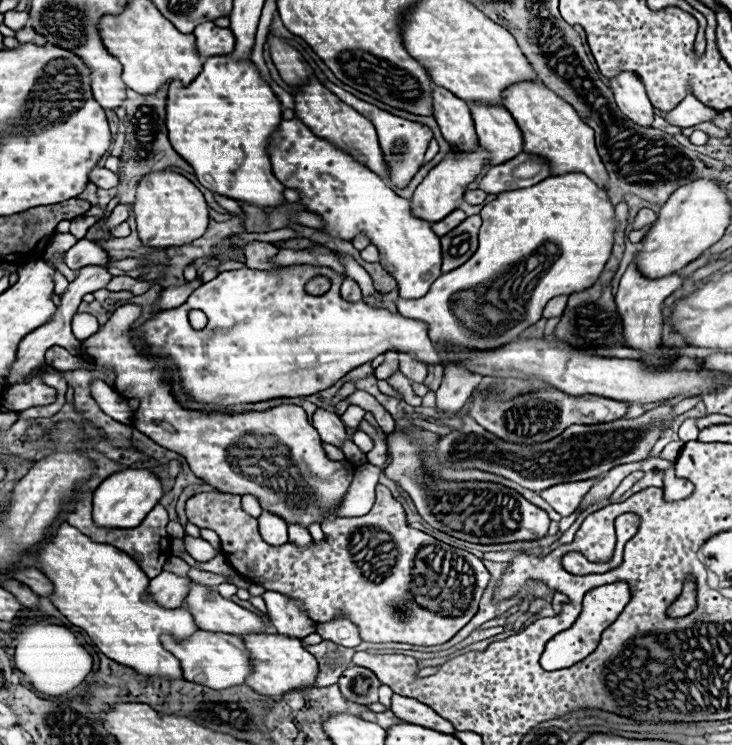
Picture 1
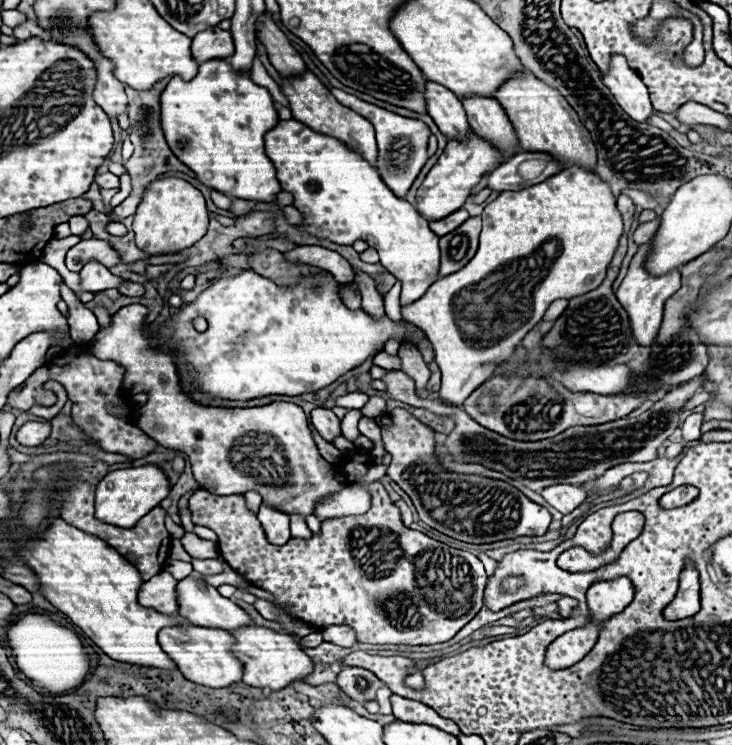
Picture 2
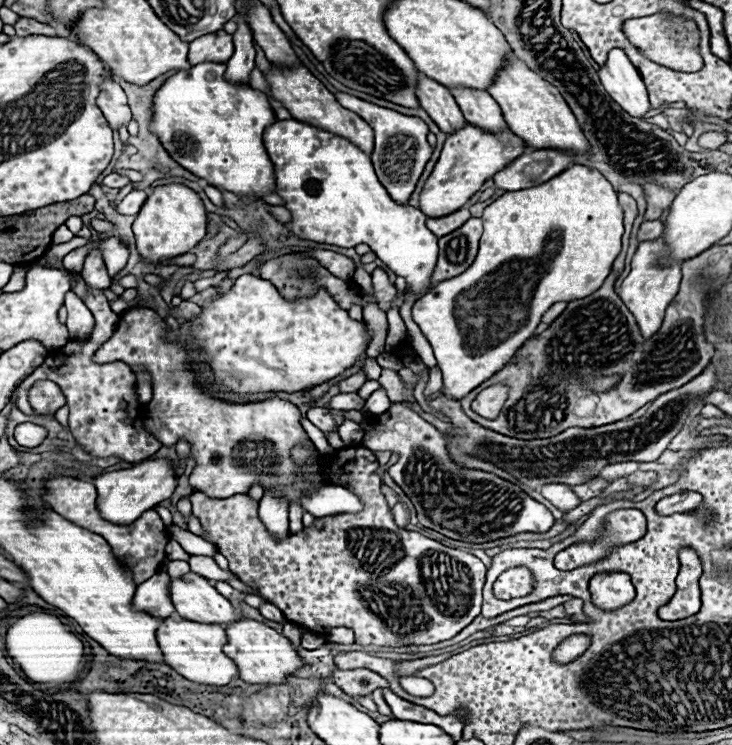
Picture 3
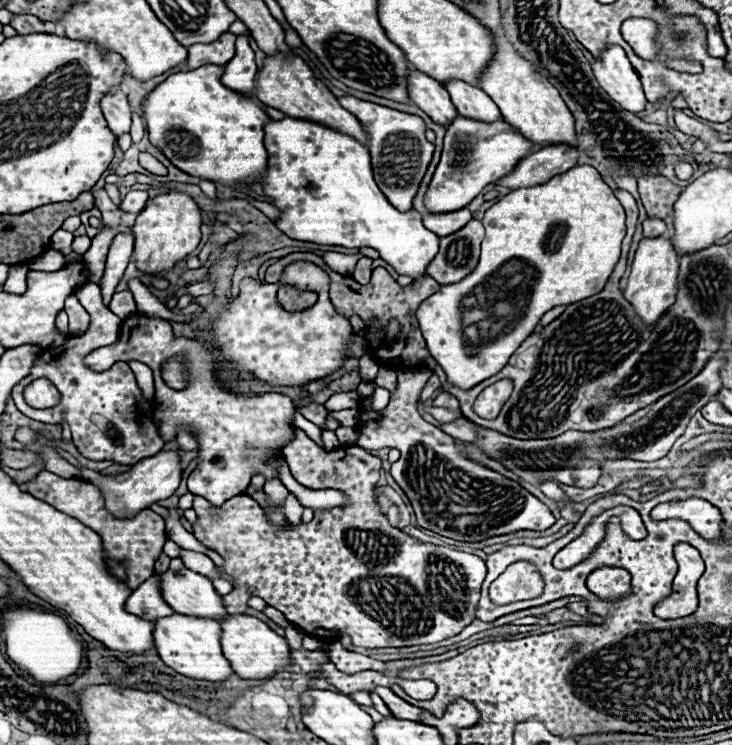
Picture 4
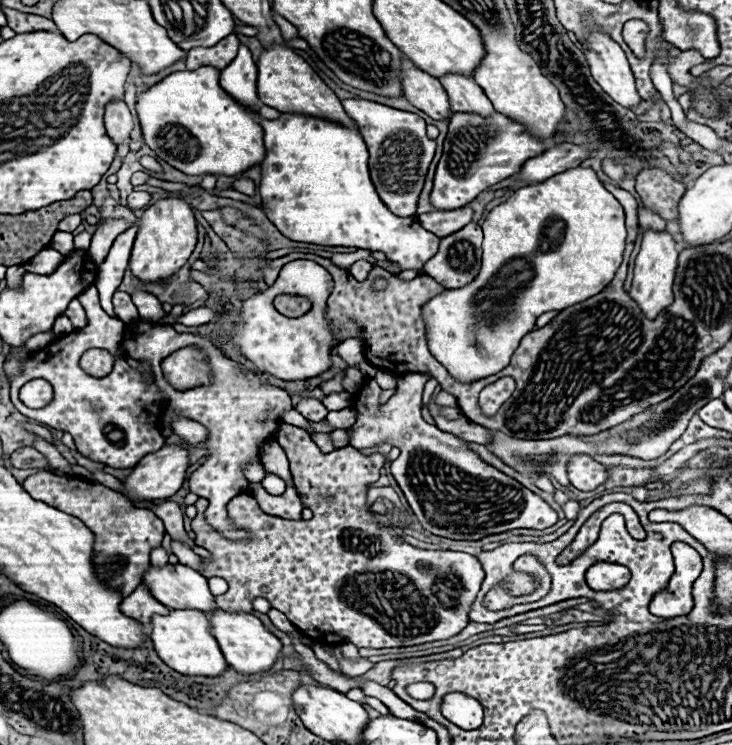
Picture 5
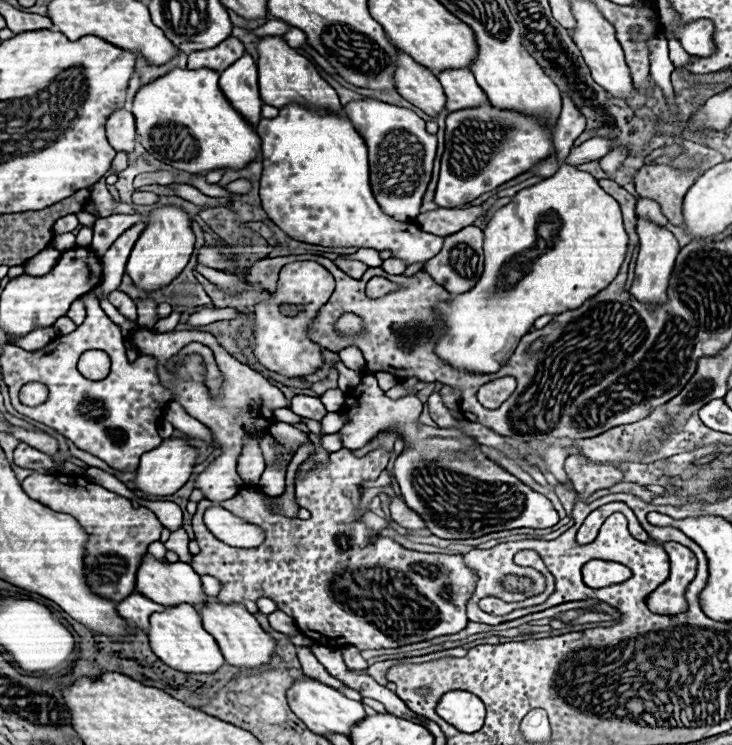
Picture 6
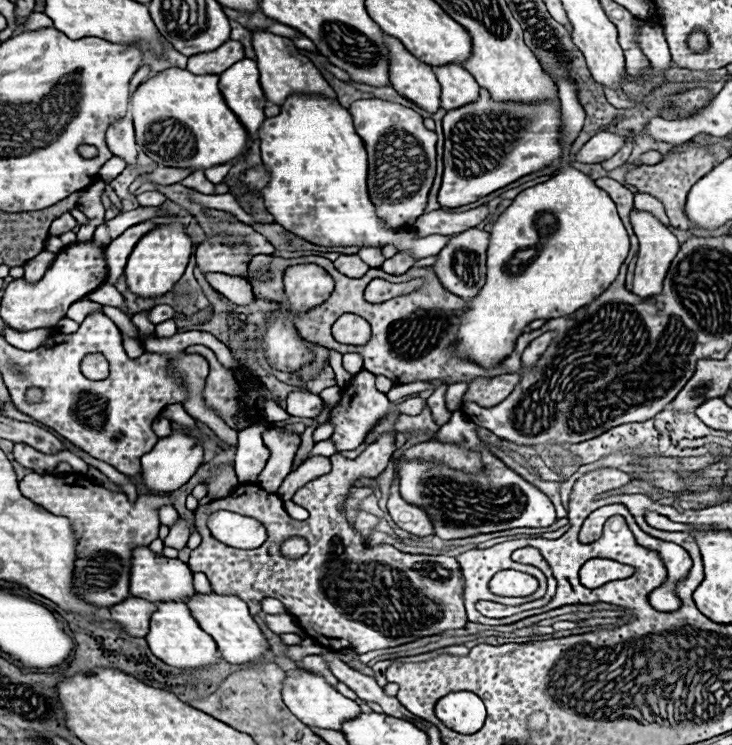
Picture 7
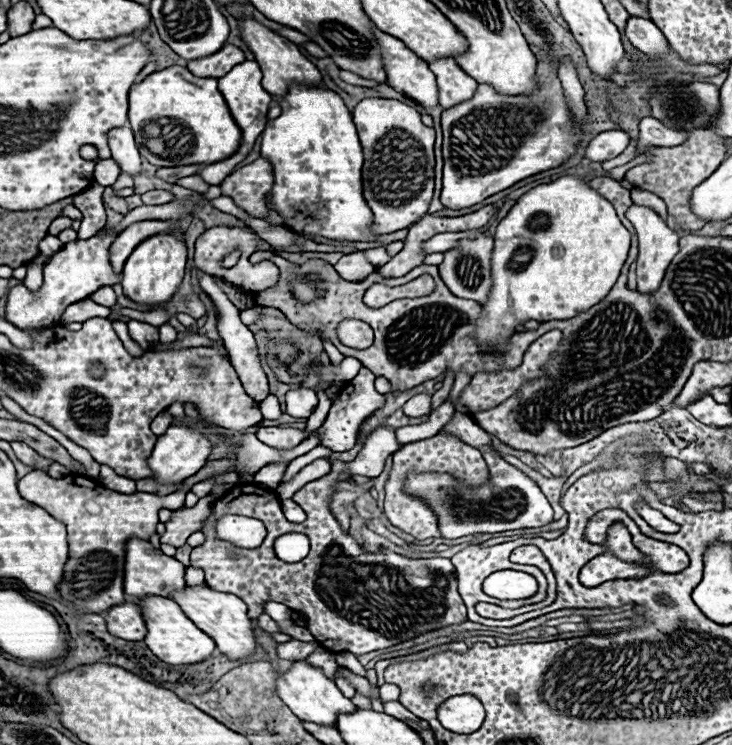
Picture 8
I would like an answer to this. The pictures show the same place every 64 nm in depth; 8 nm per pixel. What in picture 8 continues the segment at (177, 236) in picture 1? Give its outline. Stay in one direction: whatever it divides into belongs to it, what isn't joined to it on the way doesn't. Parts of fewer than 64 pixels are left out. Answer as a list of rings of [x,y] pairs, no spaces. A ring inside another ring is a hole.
[[[162,234],[162,236],[152,236],[144,240],[142,244],[134,248],[134,252],[128,256],[124,264],[124,270],[122,270],[124,296],[138,304],[164,306],[176,294],[178,286],[182,284],[186,256],[188,256],[188,248],[176,236]]]

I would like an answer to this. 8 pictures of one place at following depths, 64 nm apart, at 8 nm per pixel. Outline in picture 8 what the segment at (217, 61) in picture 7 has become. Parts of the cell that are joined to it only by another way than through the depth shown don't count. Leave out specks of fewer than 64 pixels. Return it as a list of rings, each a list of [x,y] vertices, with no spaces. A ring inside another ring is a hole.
[[[226,44],[222,50],[218,50],[212,56],[206,58],[198,58],[188,62],[188,70],[196,76],[204,76],[204,78],[222,78],[226,76],[234,66],[244,62],[244,54],[240,48]]]

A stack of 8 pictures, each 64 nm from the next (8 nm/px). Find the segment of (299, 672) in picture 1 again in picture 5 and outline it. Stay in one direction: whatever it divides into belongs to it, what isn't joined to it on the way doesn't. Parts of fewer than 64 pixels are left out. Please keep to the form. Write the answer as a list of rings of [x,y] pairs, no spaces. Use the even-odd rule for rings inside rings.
[[[220,608],[212,610],[206,616],[208,616],[212,634],[218,640],[228,666],[232,666],[234,670],[238,670],[242,674],[264,672],[280,656],[280,648],[282,648],[280,640],[274,634],[270,634],[256,616],[252,616],[248,612],[228,612],[228,610],[220,610]]]

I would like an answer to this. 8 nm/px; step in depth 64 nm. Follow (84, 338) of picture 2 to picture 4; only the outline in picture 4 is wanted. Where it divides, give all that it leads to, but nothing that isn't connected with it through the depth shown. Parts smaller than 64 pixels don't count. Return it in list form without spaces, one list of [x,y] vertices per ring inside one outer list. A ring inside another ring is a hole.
[[[72,294],[68,300],[66,300],[66,314],[68,314],[68,318],[70,318],[70,336],[80,336],[80,334],[84,334],[86,330],[88,330],[88,326],[90,326],[90,316],[88,316],[88,312],[80,306],[80,302],[78,302],[78,298]]]

